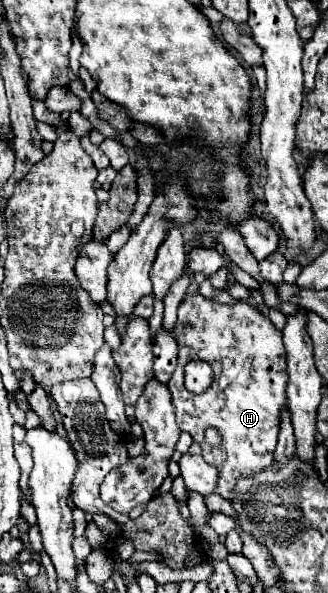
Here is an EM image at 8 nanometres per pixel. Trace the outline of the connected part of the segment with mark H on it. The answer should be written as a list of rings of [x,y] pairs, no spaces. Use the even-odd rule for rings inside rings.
[[[199,293],[187,295],[181,301],[173,331],[179,345],[179,363],[167,387],[173,397],[177,425],[203,447],[209,447],[203,439],[207,427],[217,427],[221,431],[223,435],[221,451],[203,451],[203,457],[219,469],[219,485],[215,493],[231,501],[231,487],[235,487],[235,481],[239,477],[251,477],[251,473],[257,473],[259,469],[267,467],[269,461],[273,461],[273,451],[279,433],[279,411],[281,405],[285,403],[285,387],[287,387],[287,365],[285,365],[285,347],[283,347],[281,331],[271,323],[267,315],[263,315],[249,301],[235,301],[233,305],[217,305],[215,301],[205,299]],[[195,359],[207,361],[215,373],[213,385],[201,395],[187,391],[183,383],[183,367]]]

